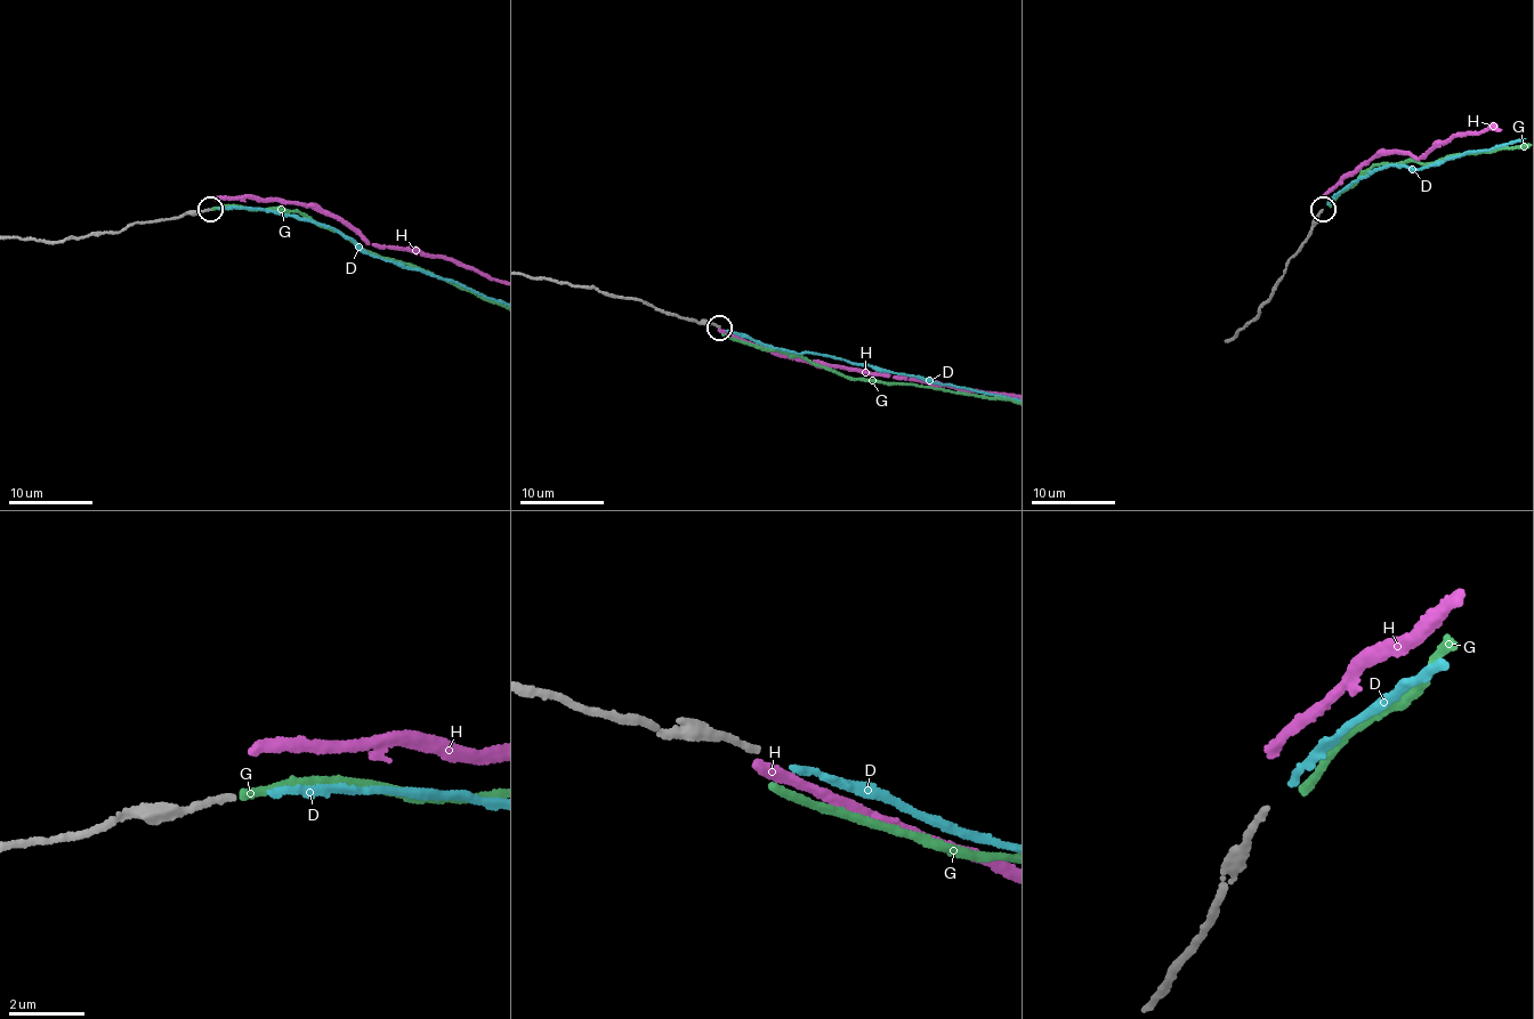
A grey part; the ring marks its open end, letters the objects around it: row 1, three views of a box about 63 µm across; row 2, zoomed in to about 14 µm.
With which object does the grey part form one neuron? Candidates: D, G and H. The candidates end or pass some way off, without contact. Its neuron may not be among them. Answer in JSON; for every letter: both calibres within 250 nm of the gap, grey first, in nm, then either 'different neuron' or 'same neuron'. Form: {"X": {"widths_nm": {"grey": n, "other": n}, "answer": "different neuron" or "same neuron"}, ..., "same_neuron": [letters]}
{"D": {"widths_nm": {"grey": 170, "other": 170}, "answer": "same neuron"}, "G": {"widths_nm": {"grey": 170, "other": 200}, "answer": "different neuron"}, "H": {"widths_nm": {"grey": 170, "other": 280}, "answer": "different neuron"}, "same_neuron": ["D"]}

